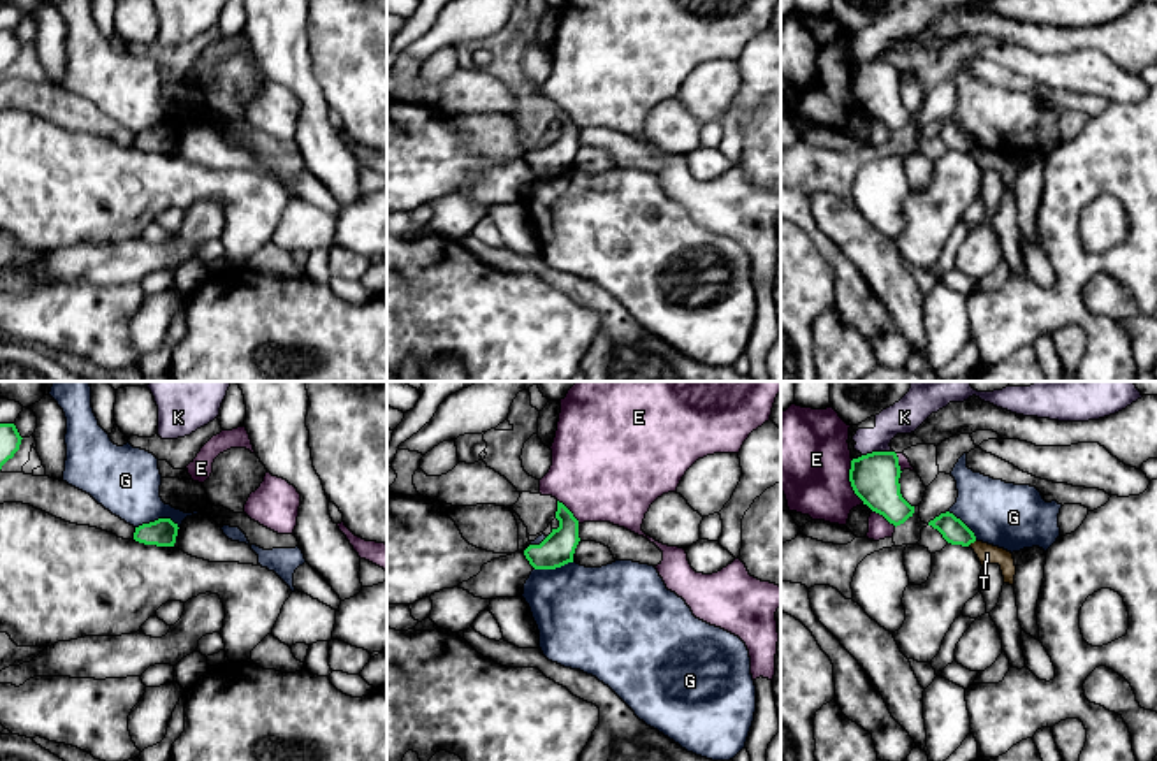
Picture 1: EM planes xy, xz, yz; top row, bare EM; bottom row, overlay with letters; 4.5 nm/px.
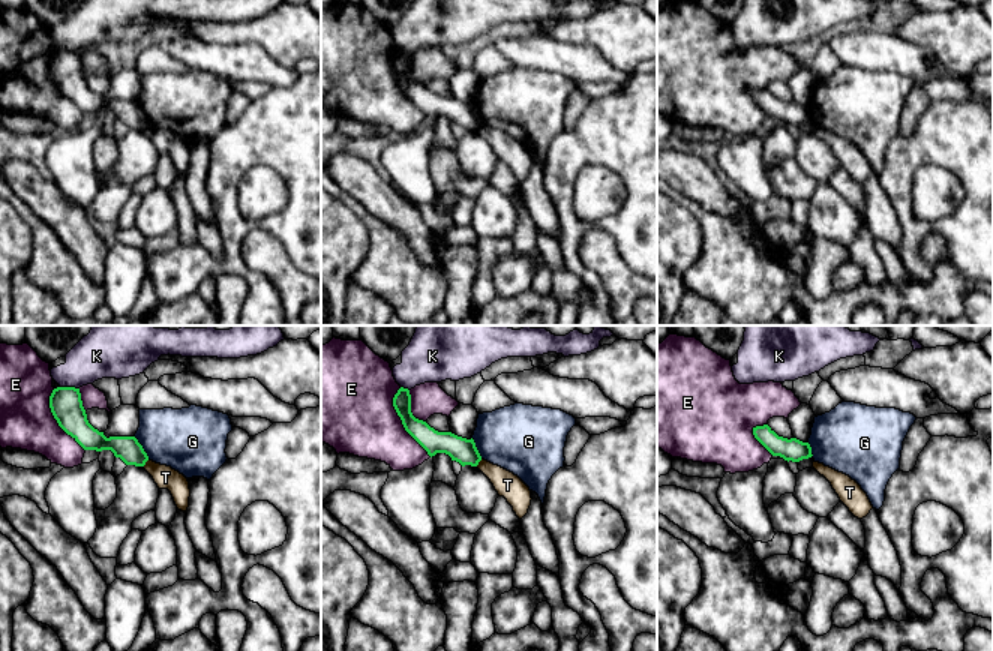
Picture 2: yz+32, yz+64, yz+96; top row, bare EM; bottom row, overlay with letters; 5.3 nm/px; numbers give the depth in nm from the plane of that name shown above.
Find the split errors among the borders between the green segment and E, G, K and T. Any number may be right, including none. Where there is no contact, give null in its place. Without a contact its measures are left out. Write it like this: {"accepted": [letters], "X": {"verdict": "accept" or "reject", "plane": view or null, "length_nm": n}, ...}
{"accepted": [], "E": {"verdict": "reject", "plane": "yz", "length_nm": 220}, "G": {"verdict": "reject", "plane": "xy", "length_nm": 200}, "K": {"verdict": "reject", "plane": "yz", "length_nm": 150}, "T": {"verdict": "reject", "plane": "yz", "length_nm": 50}}

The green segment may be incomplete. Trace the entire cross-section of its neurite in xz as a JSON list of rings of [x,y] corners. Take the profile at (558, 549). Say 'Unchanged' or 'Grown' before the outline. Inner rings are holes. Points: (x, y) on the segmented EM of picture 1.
Unchanged. [[[559,501],[556,518],[559,520],[559,527],[552,529],[540,545],[529,545],[524,550],[526,559],[535,569],[556,569],[573,562],[573,554],[580,541],[578,520]]]

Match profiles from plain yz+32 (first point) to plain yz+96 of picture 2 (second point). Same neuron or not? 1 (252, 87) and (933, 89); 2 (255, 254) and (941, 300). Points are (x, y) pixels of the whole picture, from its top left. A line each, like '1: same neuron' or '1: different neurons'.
1: same neuron
2: same neuron

